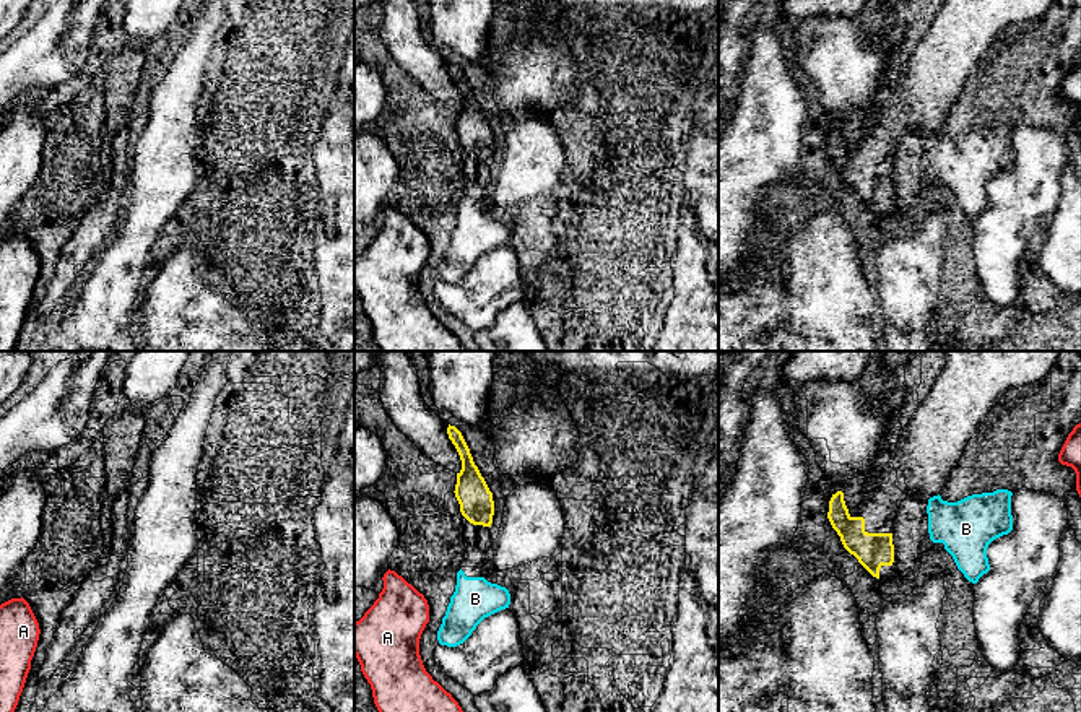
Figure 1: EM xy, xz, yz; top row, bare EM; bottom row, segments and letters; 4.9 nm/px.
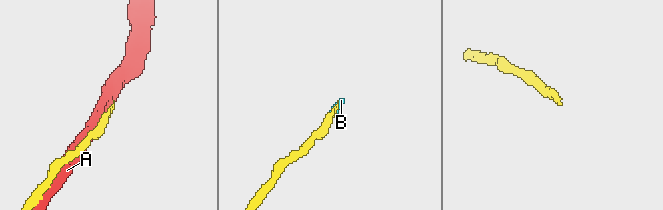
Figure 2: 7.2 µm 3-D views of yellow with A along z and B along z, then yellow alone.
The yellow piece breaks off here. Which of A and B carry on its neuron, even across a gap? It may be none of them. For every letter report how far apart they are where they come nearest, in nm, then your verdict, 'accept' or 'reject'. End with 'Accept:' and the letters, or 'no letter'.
A: 420 nm | reject
B: 180 nm | reject
Accept: no letter

